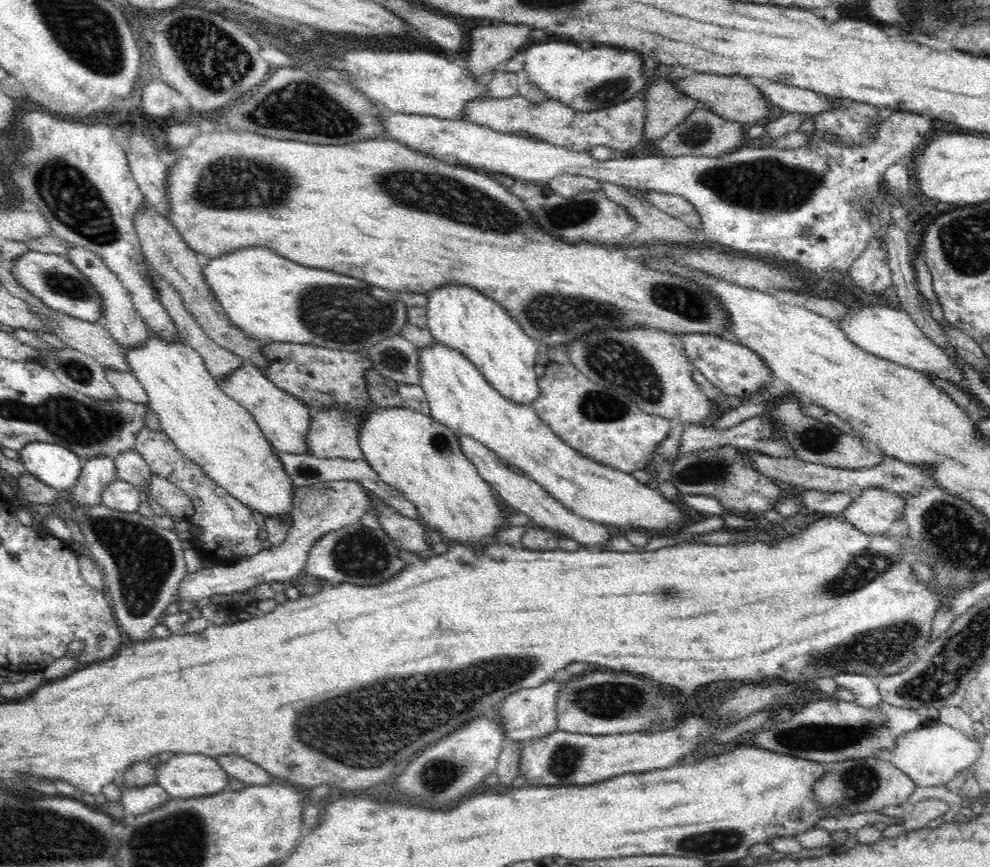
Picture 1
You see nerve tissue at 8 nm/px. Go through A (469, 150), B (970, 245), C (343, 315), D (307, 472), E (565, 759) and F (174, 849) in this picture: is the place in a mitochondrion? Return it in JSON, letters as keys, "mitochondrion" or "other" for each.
{"A":"other","B":"mitochondrion","C":"mitochondrion","D":"other","E":"mitochondrion","F":"mitochondrion"}

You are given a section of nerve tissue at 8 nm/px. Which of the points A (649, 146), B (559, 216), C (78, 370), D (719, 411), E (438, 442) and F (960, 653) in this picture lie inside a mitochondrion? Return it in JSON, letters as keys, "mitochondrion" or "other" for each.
{"A":"other","B":"mitochondrion","C":"mitochondrion","D":"other","E":"mitochondrion","F":"mitochondrion"}

